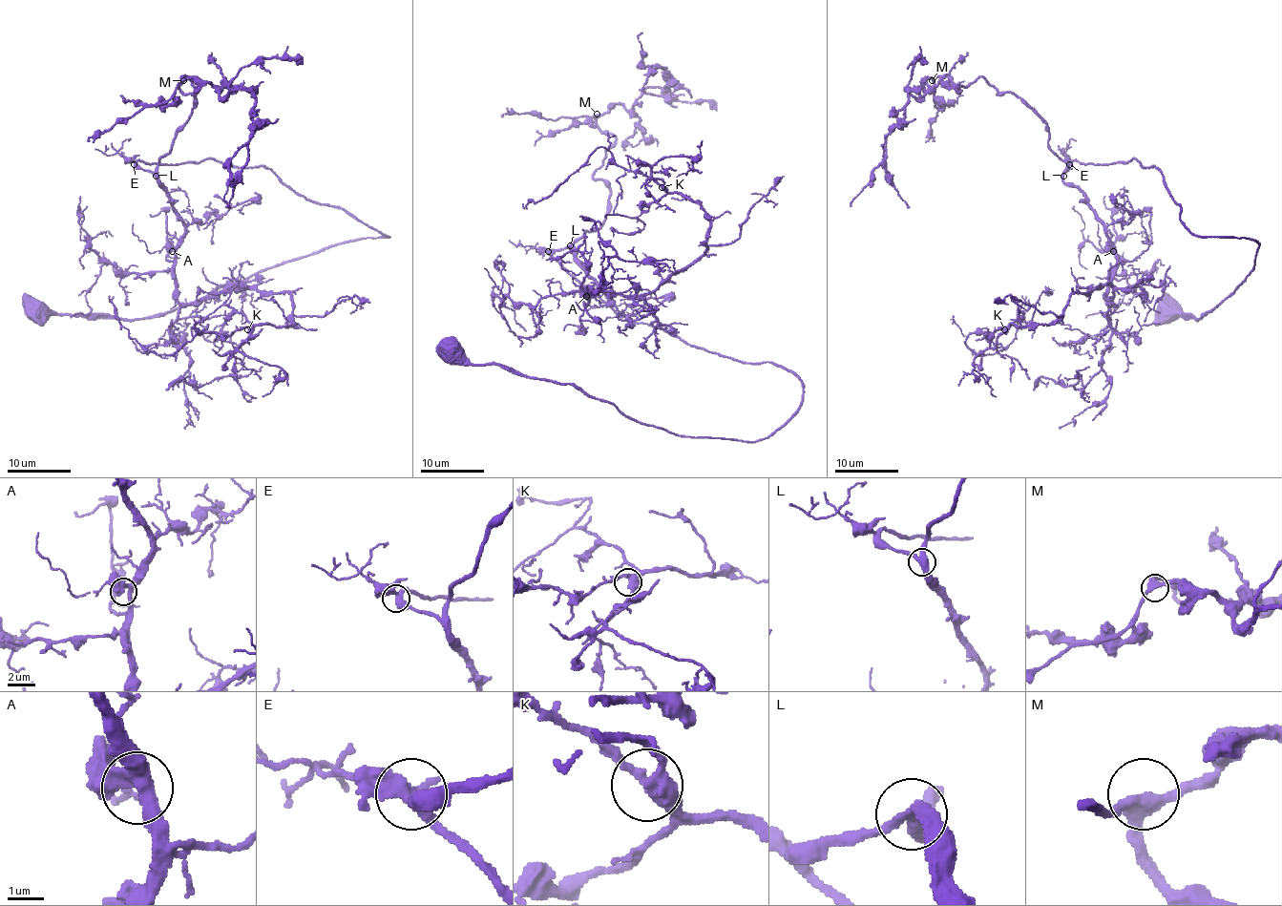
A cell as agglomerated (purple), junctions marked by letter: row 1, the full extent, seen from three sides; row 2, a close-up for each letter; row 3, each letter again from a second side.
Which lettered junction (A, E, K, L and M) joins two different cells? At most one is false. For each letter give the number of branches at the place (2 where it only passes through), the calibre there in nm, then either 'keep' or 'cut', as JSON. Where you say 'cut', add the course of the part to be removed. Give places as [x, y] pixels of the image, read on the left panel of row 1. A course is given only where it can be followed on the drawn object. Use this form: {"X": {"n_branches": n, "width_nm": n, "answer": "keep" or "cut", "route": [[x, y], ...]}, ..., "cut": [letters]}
{"A": {"n_branches": 3, "width_nm": 360, "answer": "keep"}, "E": {"n_branches": 3, "width_nm": 360, "answer": "keep"}, "K": {"n_branches": 3, "width_nm": 420, "answer": "keep"}, "L": {"n_branches": 3, "width_nm": 320, "answer": "keep"}, "M": {"n_branches": 3, "width_nm": 300, "answer": "keep"}, "cut": []}

